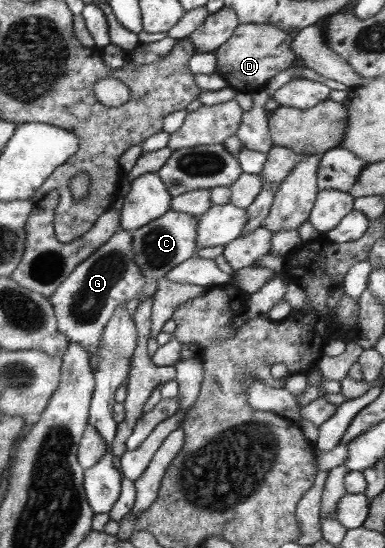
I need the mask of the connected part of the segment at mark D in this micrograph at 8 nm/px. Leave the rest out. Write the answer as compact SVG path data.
M240 24L233 35L217 50L217 74L221 75L228 85L241 93L254 93L263 89L270 78L291 67L296 60L295 52L291 50L293 38L283 30L267 24Z

